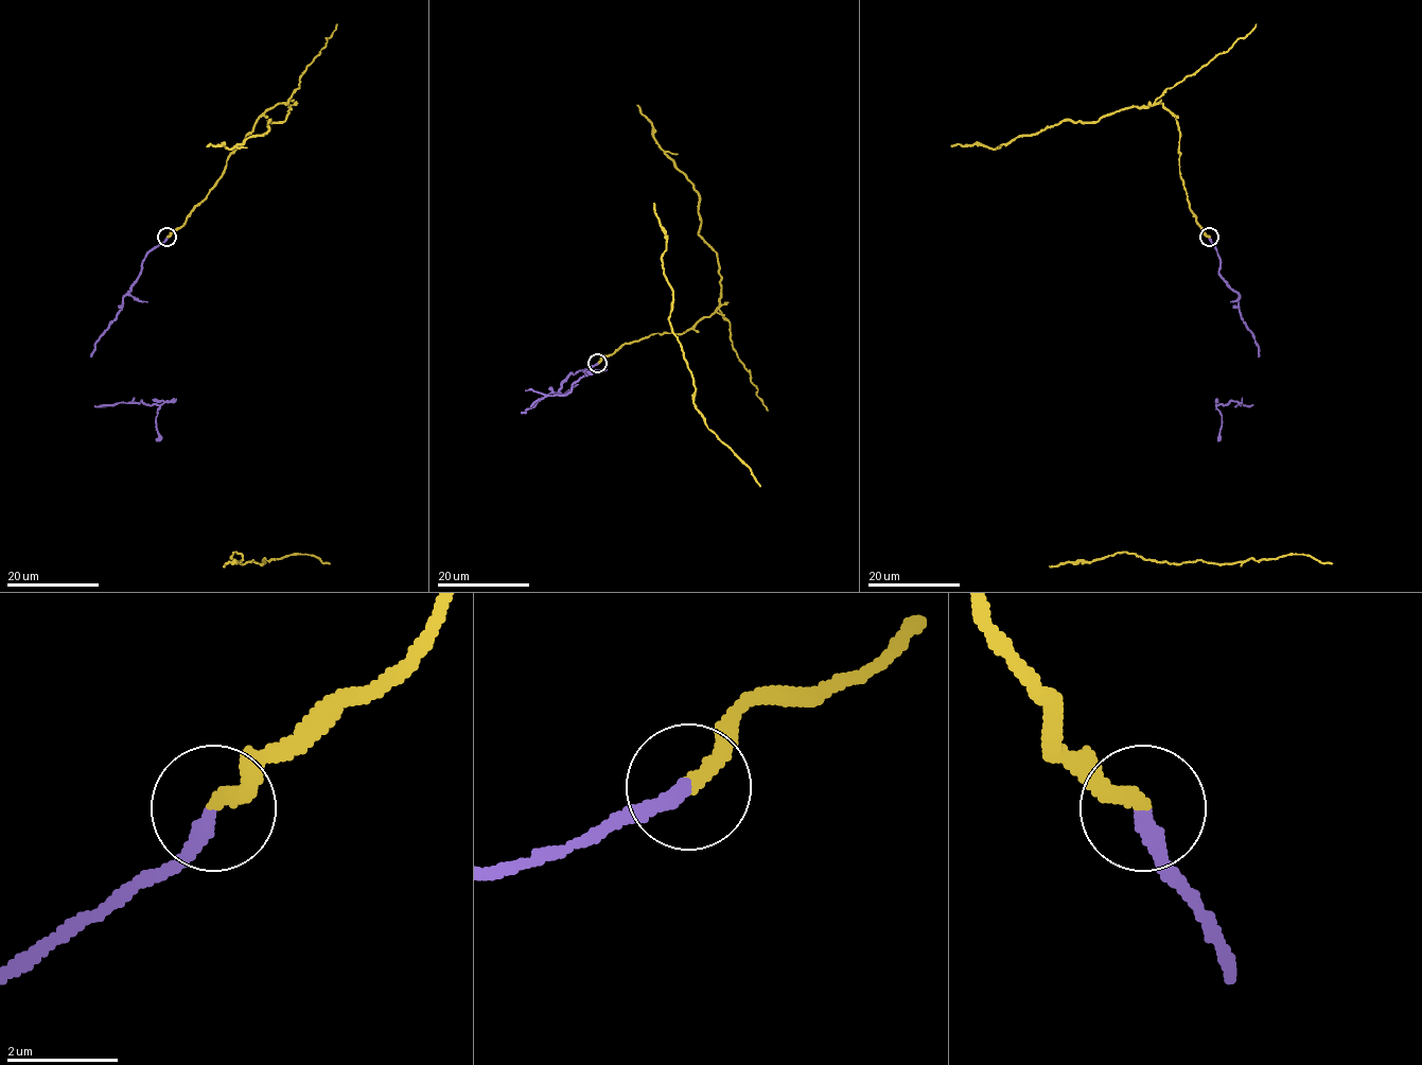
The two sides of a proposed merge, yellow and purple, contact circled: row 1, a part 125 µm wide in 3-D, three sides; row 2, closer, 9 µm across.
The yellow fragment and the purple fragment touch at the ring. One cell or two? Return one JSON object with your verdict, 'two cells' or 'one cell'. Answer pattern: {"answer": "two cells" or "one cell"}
{"answer": "two cells"}

